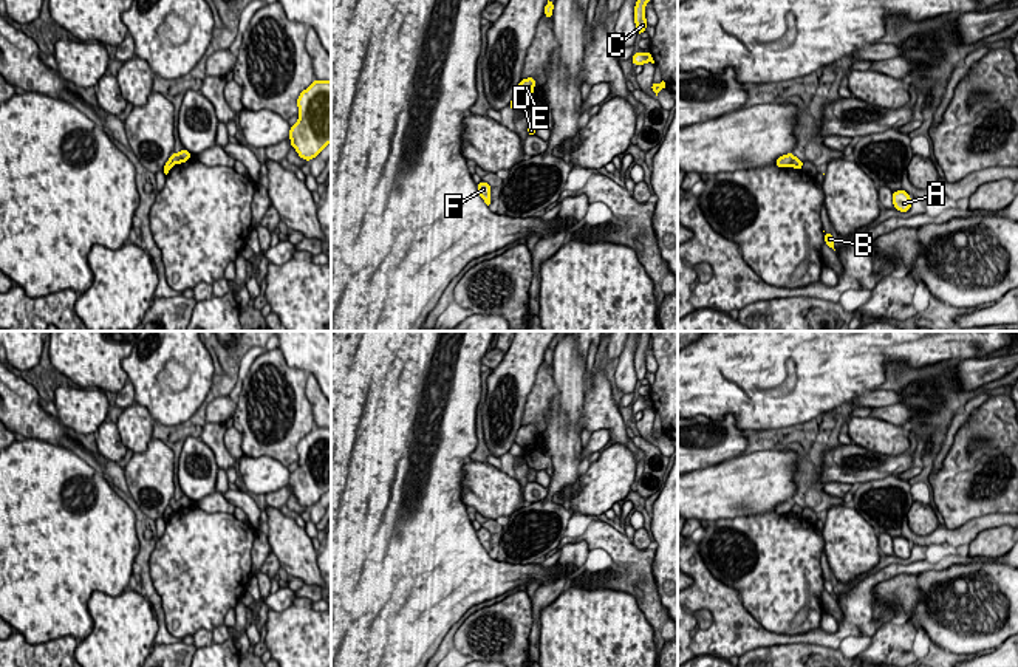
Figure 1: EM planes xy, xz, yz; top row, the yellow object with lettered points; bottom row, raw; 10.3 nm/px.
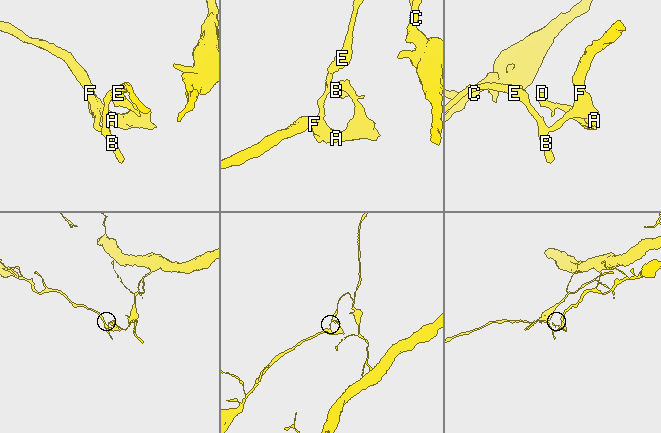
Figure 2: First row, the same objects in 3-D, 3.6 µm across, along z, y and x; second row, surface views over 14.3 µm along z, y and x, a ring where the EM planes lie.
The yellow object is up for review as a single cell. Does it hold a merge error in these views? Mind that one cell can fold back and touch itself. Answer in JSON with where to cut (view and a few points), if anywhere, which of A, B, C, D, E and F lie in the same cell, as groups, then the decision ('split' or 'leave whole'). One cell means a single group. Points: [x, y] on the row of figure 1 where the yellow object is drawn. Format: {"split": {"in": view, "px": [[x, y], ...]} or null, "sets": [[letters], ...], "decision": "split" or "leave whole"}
{"split": {"in": "xz", "px": [[515, 95], [523, 104]]}, "sets": [["A", "B", "D", "F"], ["C", "E"]], "decision": "split"}

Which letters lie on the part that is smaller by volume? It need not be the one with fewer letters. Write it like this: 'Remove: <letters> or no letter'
Remove: A, B, D, F

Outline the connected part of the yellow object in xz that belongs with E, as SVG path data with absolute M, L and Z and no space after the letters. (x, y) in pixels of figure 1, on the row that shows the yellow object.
M534 77L521 79L520 84L517 85L515 96L523 104L528 104L532 99L534 87L535 87Z

